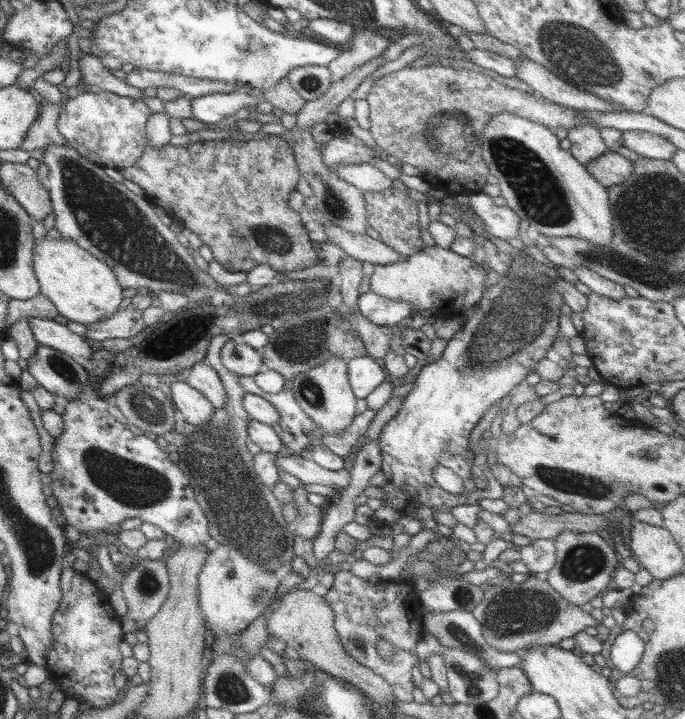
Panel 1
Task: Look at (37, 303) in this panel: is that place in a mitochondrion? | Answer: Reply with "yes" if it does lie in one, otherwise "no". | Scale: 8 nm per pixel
no

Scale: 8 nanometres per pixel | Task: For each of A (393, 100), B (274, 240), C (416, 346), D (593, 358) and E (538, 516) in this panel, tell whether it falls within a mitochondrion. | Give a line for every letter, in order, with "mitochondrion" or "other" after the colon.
A: other
B: mitochondrion
C: other
D: other
E: other

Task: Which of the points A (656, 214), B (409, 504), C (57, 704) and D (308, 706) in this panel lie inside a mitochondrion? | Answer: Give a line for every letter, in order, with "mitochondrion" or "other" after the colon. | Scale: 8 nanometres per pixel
A: mitochondrion
B: other
C: other
D: mitochondrion

